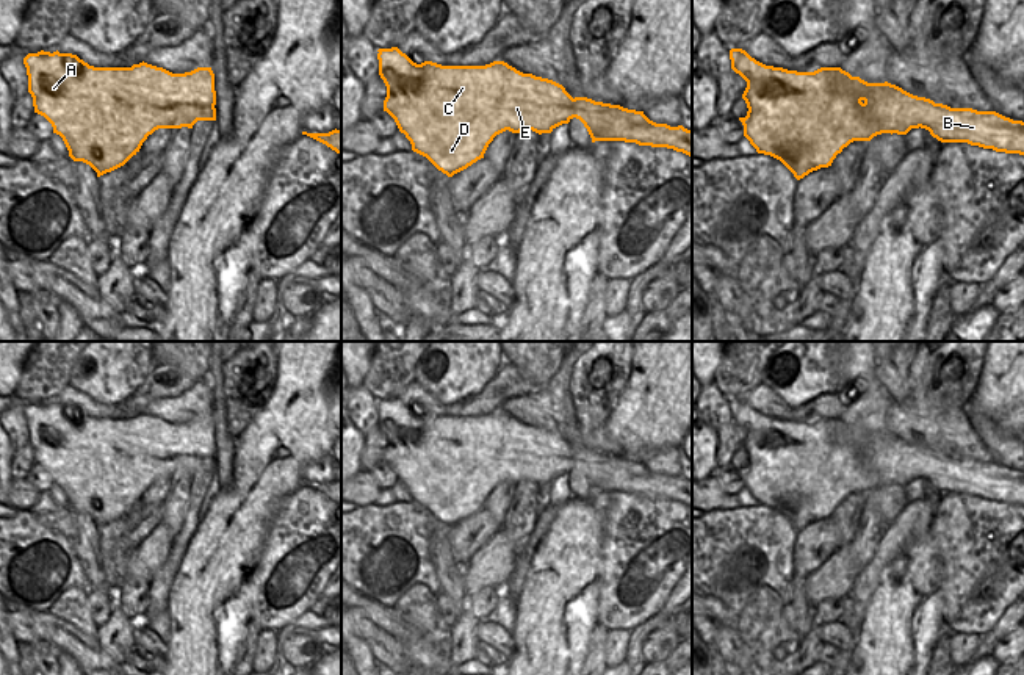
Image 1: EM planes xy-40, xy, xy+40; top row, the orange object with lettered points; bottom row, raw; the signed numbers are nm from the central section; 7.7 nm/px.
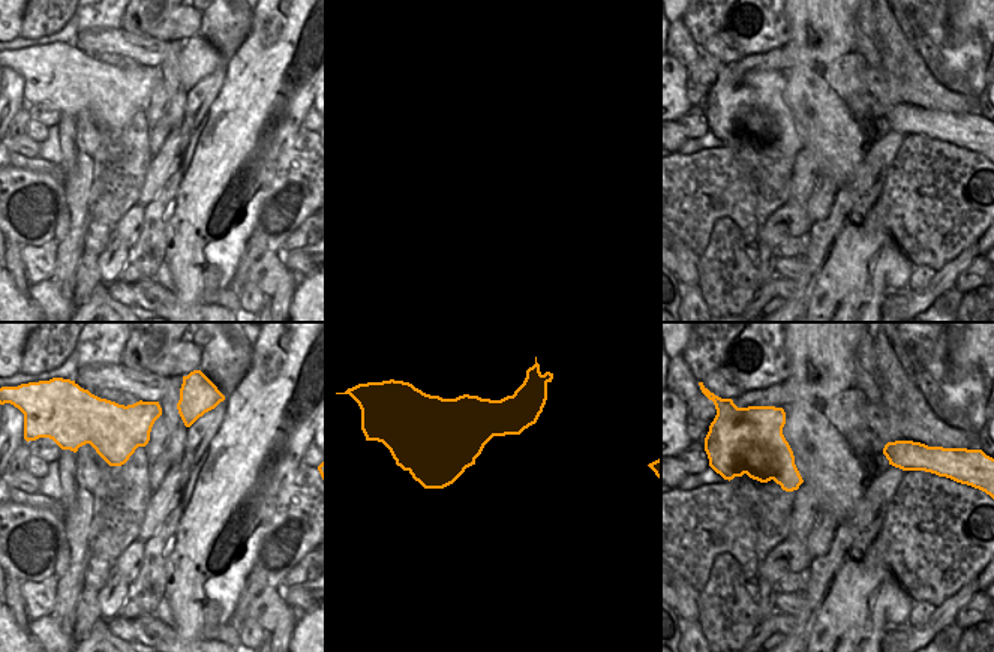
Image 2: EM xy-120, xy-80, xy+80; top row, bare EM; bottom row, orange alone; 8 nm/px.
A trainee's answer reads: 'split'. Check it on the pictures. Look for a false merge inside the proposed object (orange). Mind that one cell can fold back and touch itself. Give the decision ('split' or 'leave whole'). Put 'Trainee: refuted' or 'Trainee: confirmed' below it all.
leave whole
Trainee: refuted

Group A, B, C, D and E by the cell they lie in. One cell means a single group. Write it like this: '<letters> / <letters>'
A B C D E

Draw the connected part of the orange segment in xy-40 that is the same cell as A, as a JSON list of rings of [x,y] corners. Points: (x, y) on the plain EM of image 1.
[[[44,401],[28,404],[23,415],[34,464],[52,475],[53,484],[63,489],[69,507],[74,512],[89,515],[97,528],[124,517],[139,503],[147,487],[158,479],[193,479],[197,471],[216,471],[216,442],[211,418],[197,418],[185,424],[172,424],[144,412],[132,418],[94,418],[77,406],[59,404],[58,401],[53,404]]]

